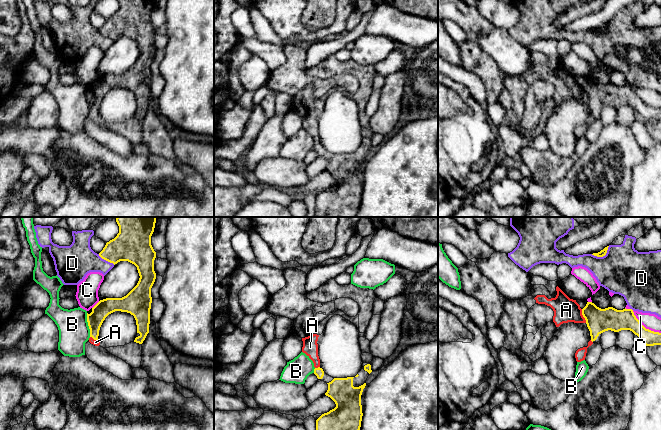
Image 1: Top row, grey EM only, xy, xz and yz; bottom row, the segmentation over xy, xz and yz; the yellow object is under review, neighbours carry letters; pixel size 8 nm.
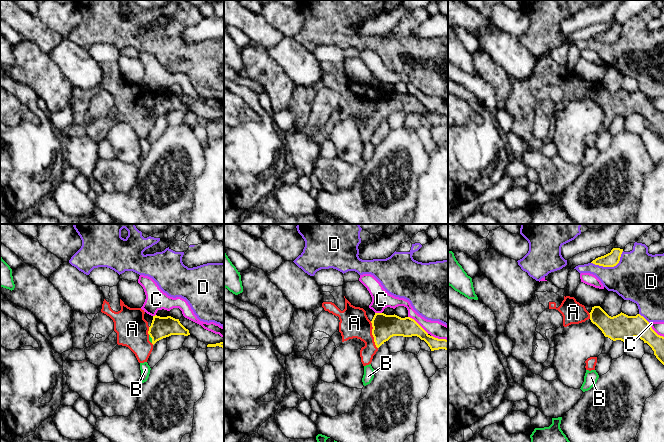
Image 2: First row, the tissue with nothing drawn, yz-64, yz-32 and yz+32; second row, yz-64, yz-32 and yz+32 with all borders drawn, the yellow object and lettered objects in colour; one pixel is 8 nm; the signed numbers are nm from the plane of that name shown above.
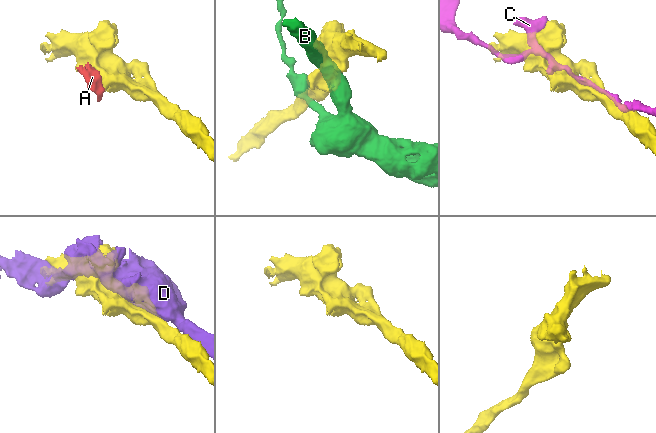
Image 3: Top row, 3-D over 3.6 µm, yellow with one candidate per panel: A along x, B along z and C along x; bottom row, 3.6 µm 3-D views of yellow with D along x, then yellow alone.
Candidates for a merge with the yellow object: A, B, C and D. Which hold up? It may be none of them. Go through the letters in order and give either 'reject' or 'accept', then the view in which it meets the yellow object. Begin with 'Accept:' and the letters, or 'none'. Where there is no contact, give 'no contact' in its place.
Accept: A
A: accept; meets yellow in yz
B: reject; meets yellow in xy
C: reject; meets yellow in yz
D: reject; meets yellow in yz

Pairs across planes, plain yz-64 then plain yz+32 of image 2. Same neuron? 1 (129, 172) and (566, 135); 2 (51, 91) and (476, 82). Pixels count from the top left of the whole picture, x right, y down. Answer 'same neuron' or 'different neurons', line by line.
1: different neurons
2: different neurons

